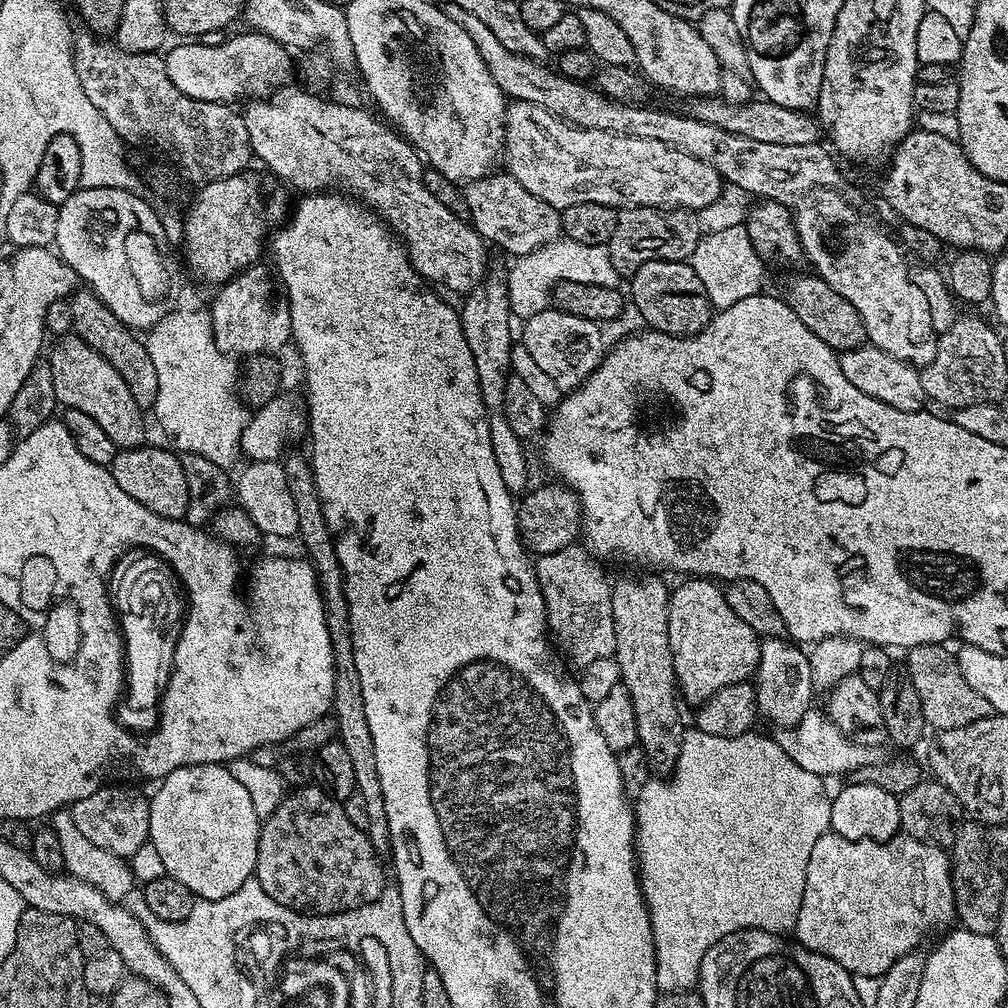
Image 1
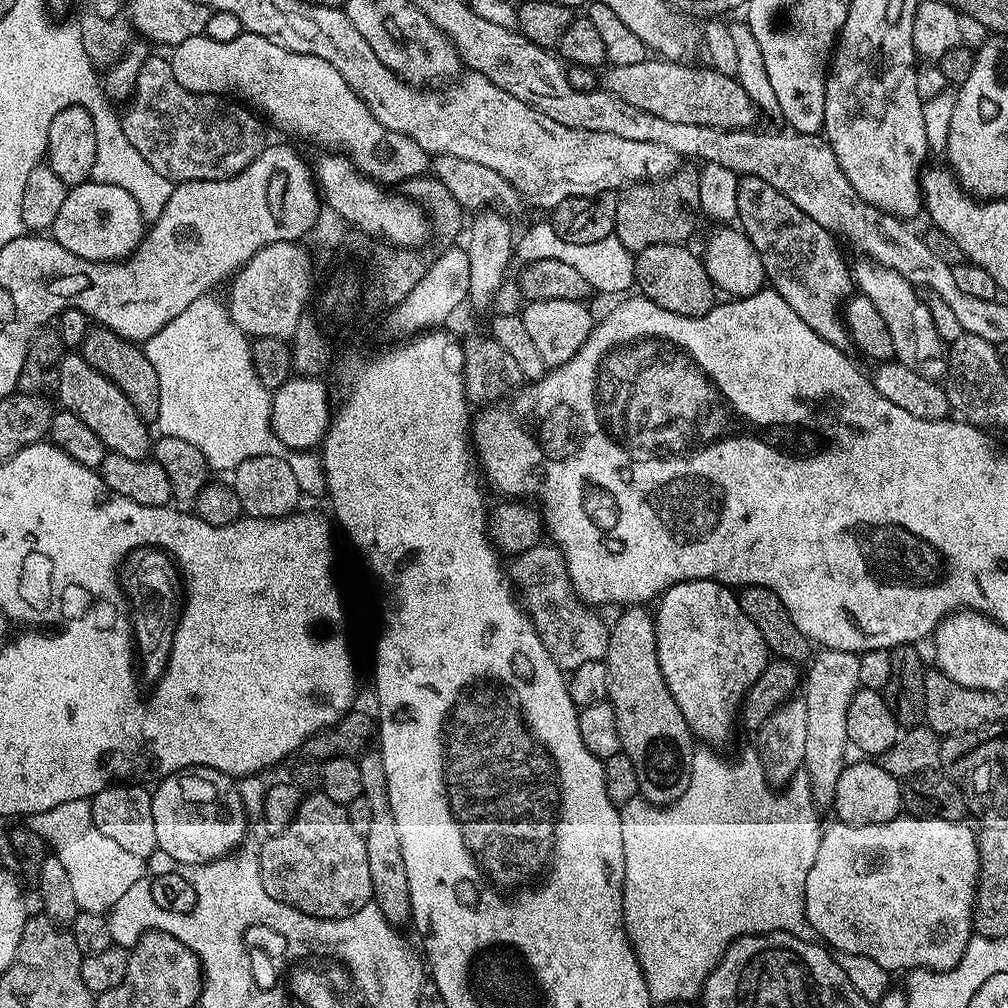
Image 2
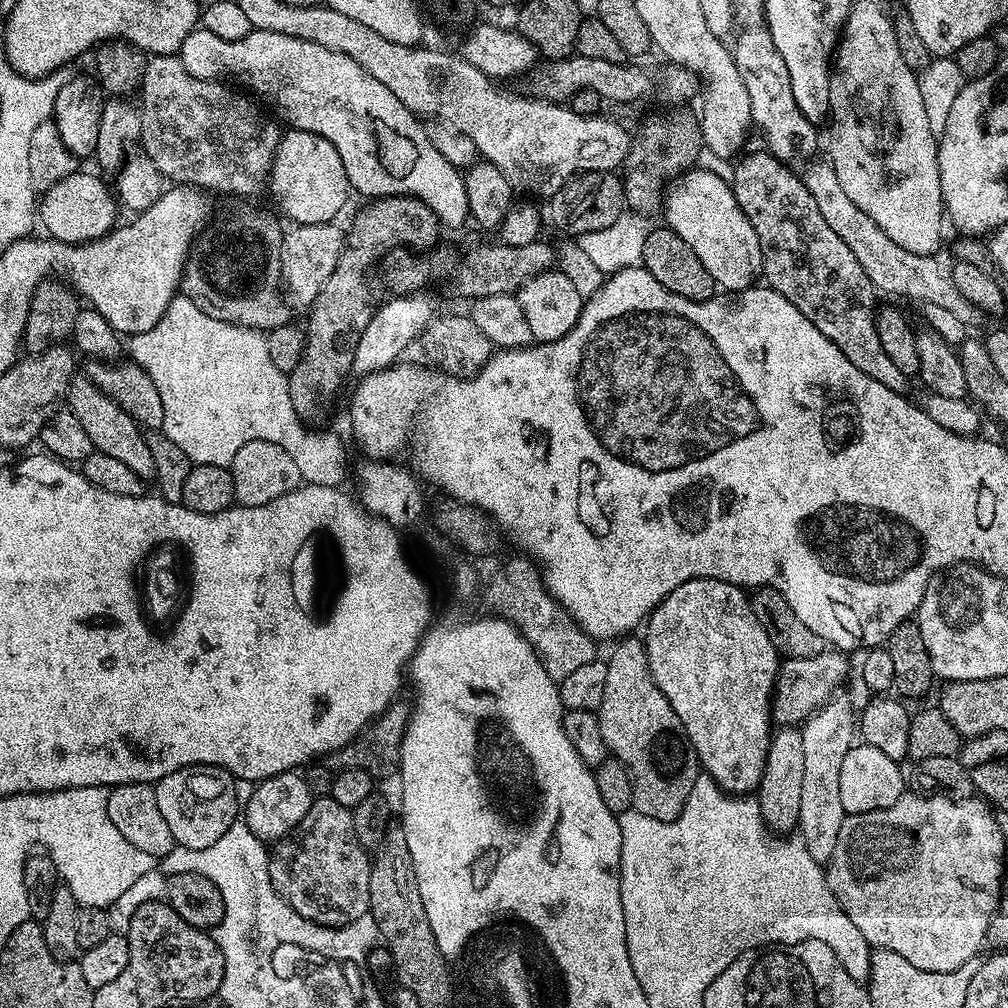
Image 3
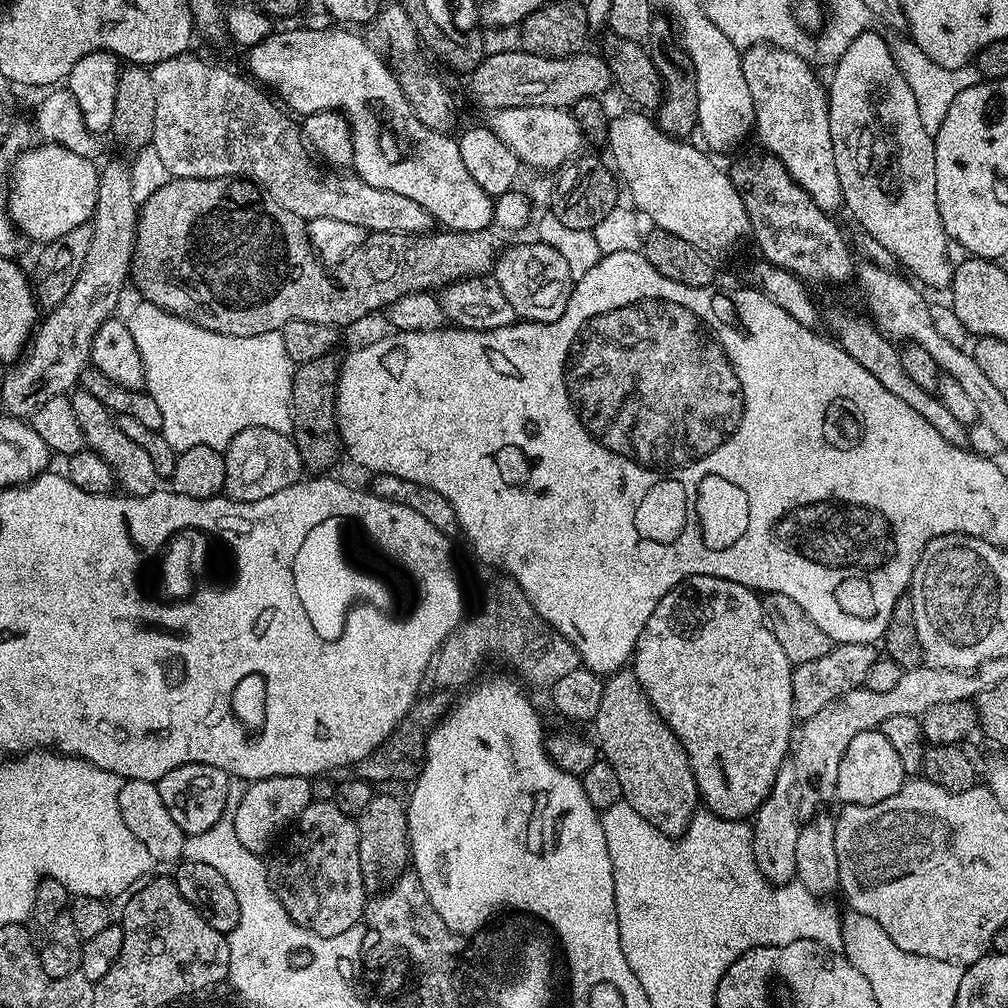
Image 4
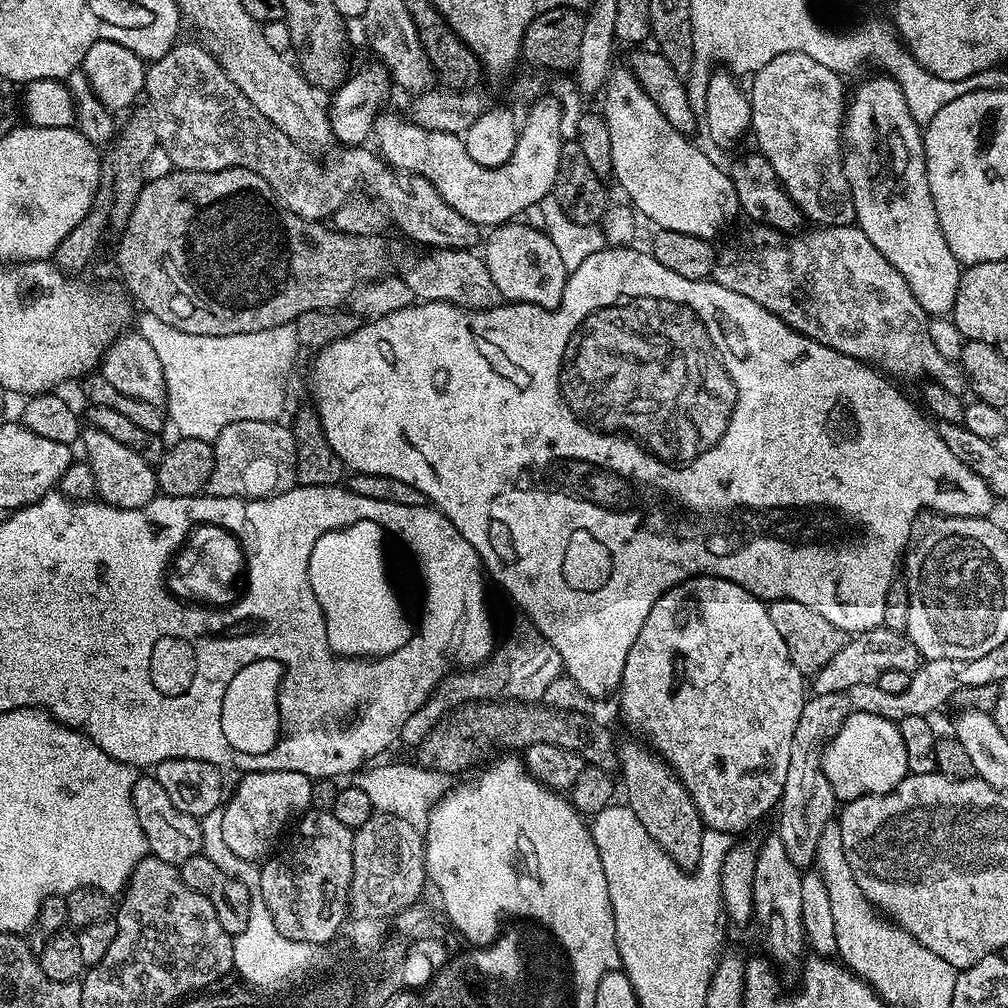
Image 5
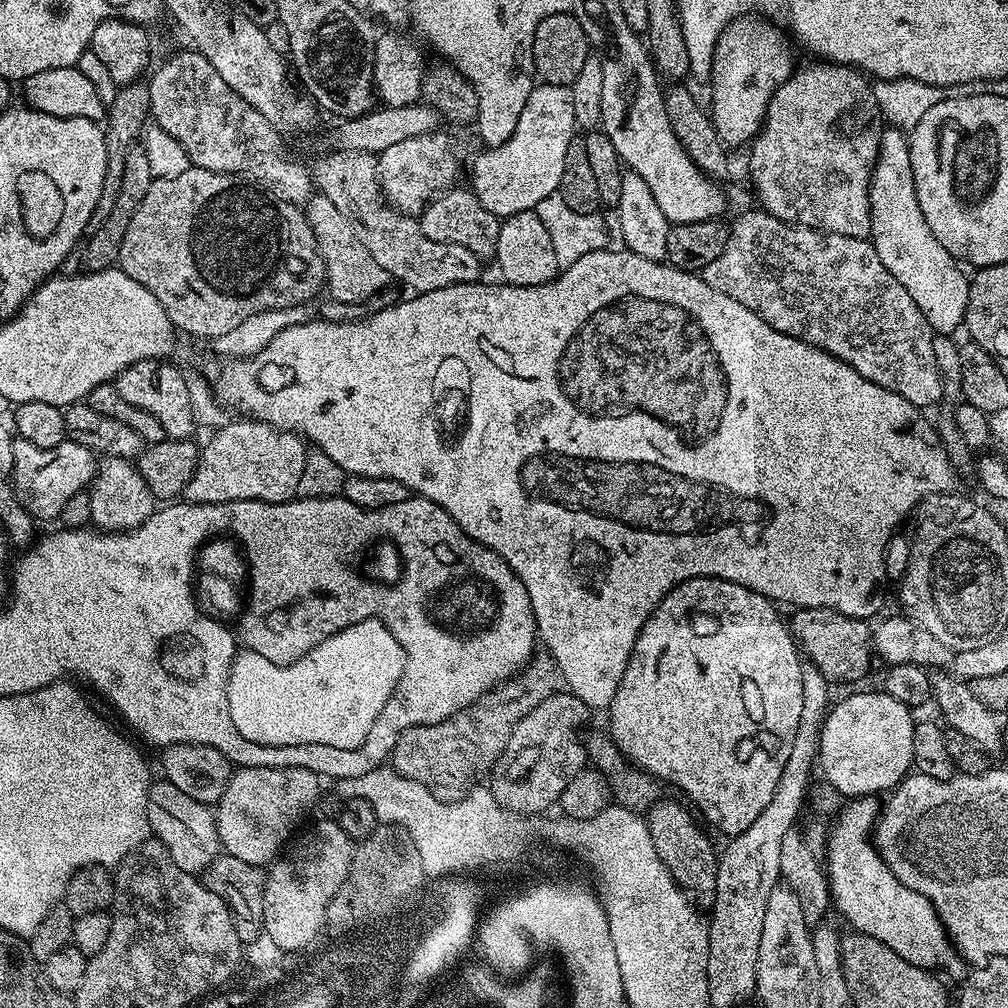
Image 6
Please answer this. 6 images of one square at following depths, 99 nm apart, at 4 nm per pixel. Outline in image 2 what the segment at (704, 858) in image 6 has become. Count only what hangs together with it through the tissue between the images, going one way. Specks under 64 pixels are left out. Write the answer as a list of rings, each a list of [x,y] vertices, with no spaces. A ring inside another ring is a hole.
[[[628,606],[621,612],[624,613],[616,621],[611,621],[606,657],[610,670],[607,701],[618,722],[620,751],[628,755],[630,762],[634,762],[634,770],[638,770],[640,796],[650,804],[673,804],[682,798],[682,794],[686,794],[686,786],[690,786],[694,737],[688,729],[686,718],[682,718],[682,710],[678,710],[678,702],[674,702],[670,694],[670,686],[666,686],[666,678],[662,678],[662,666],[658,666],[658,642],[653,613],[644,606]]]

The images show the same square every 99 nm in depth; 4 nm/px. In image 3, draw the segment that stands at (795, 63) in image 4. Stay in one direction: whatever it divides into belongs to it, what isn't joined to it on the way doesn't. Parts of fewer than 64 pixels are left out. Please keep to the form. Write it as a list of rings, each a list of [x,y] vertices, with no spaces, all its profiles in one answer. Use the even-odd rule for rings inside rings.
[[[748,26],[740,37],[737,35],[734,55],[738,74],[742,74],[742,82],[746,82],[746,92],[750,94],[750,114],[752,123],[764,135],[769,149],[777,157],[787,158],[795,148],[808,152],[816,144],[817,129],[798,110],[798,102],[794,102],[794,94],[790,90],[790,74],[786,70],[786,62],[782,62],[782,54],[778,54],[778,46],[770,38],[767,27]]]

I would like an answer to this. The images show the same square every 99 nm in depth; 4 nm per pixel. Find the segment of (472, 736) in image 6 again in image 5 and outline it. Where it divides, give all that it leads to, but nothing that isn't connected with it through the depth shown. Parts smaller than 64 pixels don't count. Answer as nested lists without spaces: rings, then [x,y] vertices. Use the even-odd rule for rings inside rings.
[[[521,622],[513,626],[512,633],[501,644],[499,641],[495,645],[492,655],[483,664],[461,672],[464,672],[461,676],[449,675],[446,683],[437,688],[426,703],[417,712],[410,714],[410,718],[406,718],[400,731],[403,743],[419,746],[430,734],[431,728],[446,716],[450,706],[459,705],[463,701],[482,701],[500,698],[505,694],[514,700],[543,701],[543,696],[550,692],[555,679],[564,672],[564,663],[558,650],[554,650],[554,646],[550,646],[550,642],[542,638],[538,629],[527,622]]]

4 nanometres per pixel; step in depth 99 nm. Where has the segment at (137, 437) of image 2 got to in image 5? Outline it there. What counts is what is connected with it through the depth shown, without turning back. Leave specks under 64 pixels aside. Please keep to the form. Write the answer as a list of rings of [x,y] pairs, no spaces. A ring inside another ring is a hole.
[[[91,426],[83,429],[83,444],[88,451],[87,464],[93,470],[96,496],[103,503],[115,508],[141,508],[157,496],[156,469],[142,458],[140,452],[130,450],[130,446],[122,446],[122,442],[110,438],[110,434]]]

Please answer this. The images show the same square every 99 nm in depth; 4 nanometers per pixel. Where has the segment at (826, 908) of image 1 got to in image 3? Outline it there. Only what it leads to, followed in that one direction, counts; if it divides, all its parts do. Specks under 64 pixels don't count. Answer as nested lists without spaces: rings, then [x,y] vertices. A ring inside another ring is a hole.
[[[939,794],[915,795],[902,795],[898,798],[898,802],[894,802],[894,806],[886,806],[882,810],[874,810],[870,814],[845,815],[842,830],[838,830],[838,842],[834,845],[834,854],[826,865],[828,885],[838,898],[842,910],[850,918],[850,922],[854,922],[854,926],[858,926],[858,930],[862,930],[862,938],[866,938],[866,942],[873,949],[885,948],[894,954],[902,954],[902,958],[906,958],[906,962],[910,962],[910,966],[918,966],[918,970],[953,972],[962,966],[972,964],[975,956],[980,952],[980,947],[982,949],[985,947],[988,927],[1000,904],[1000,893],[1005,887],[1004,832],[1000,829],[999,822],[996,821],[997,813],[983,798],[951,801],[947,796]]]

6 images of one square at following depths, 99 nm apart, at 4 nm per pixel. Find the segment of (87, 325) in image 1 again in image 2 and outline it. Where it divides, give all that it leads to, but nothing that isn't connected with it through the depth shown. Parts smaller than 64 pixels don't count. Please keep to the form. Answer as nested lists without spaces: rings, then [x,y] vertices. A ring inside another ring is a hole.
[[[92,326],[89,327],[83,342],[80,343],[78,352],[86,358],[86,362],[90,362],[90,366],[94,366],[94,370],[98,370],[98,374],[110,378],[110,382],[114,382],[114,386],[118,386],[118,390],[122,390],[122,394],[130,398],[130,406],[138,410],[138,414],[145,422],[158,420],[158,375],[139,343],[122,338],[109,328]]]

